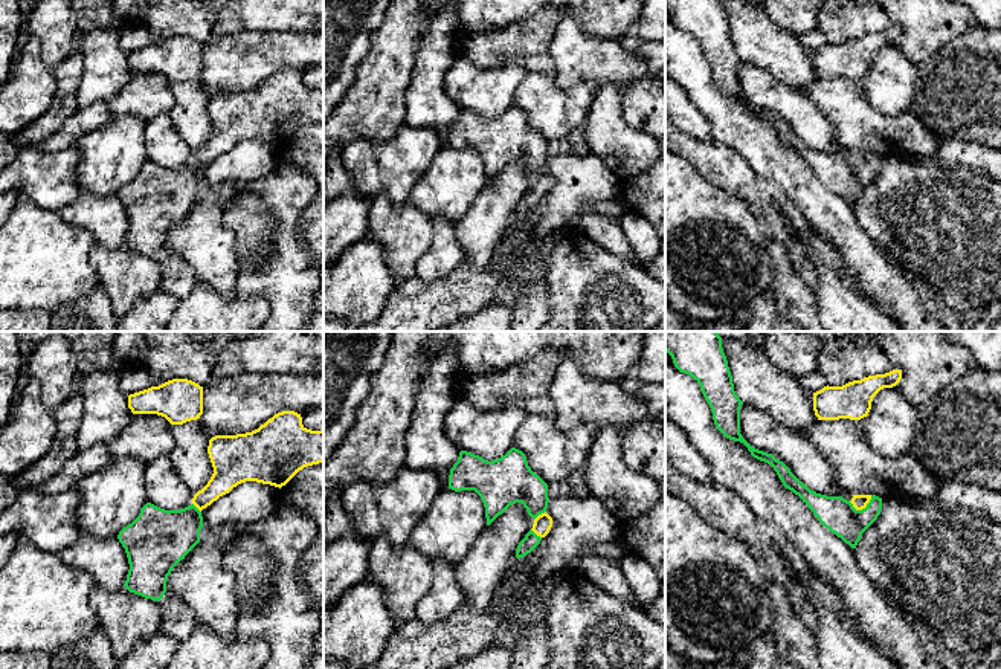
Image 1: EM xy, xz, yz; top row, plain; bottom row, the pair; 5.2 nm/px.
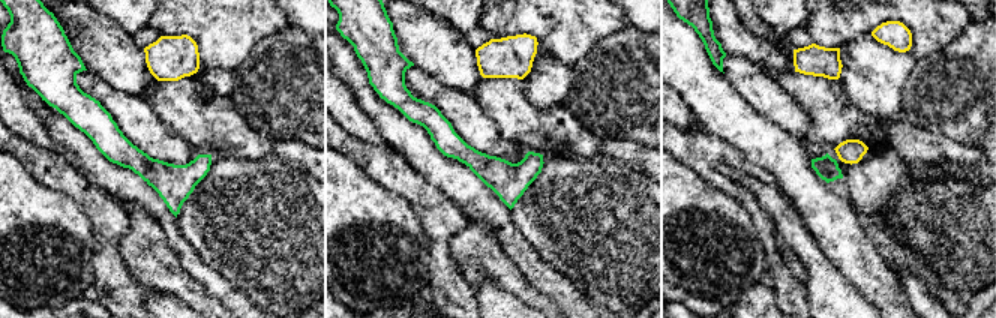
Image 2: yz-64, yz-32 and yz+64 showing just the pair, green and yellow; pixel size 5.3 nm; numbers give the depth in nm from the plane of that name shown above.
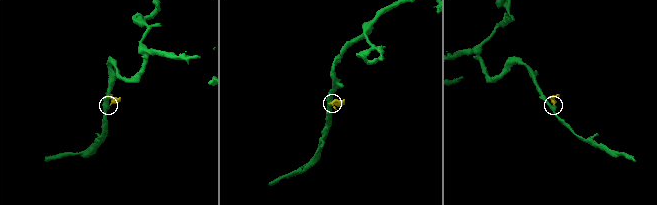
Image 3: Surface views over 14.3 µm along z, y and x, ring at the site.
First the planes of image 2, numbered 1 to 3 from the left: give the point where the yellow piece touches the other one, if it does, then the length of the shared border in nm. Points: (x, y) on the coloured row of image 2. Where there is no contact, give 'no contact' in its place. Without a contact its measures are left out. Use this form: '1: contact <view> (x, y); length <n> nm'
1: no contact
2: no contact
3: no contact

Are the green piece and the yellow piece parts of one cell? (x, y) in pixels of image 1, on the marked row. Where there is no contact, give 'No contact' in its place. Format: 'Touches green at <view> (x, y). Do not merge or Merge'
Touches green at yz (862, 509). Merge

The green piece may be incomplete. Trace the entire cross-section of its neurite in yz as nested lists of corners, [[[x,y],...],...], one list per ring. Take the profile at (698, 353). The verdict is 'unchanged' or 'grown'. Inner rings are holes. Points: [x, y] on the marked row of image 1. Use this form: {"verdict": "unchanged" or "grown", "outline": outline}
{"verdict": "grown", "outline": [[[665,331],[665,351],[671,356],[674,367],[690,374],[700,386],[708,402],[716,428],[729,440],[743,443],[751,455],[774,467],[783,486],[798,495],[813,512],[818,521],[841,538],[851,548],[856,548],[862,533],[877,519],[882,510],[882,498],[876,495],[853,495],[850,501],[842,496],[827,496],[810,490],[790,469],[772,454],[752,448],[740,434],[740,408],[743,402],[734,391],[732,376],[722,348],[722,338],[717,331]]]}

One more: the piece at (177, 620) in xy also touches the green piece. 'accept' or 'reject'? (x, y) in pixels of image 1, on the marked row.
accept

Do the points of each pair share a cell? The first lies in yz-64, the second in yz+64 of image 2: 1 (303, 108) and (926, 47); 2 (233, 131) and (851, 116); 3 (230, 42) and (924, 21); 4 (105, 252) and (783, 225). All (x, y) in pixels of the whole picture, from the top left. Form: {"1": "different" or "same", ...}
{"1": "different", "2": "same", "3": "same", "4": "different"}

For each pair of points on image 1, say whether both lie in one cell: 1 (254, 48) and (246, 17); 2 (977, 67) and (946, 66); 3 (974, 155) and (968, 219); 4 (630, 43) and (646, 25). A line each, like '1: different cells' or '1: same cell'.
1: different cells
2: same cell
3: different cells
4: same cell

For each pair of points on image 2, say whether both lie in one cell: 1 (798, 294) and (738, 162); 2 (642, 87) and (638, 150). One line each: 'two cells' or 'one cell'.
1: one cell
2: two cells

